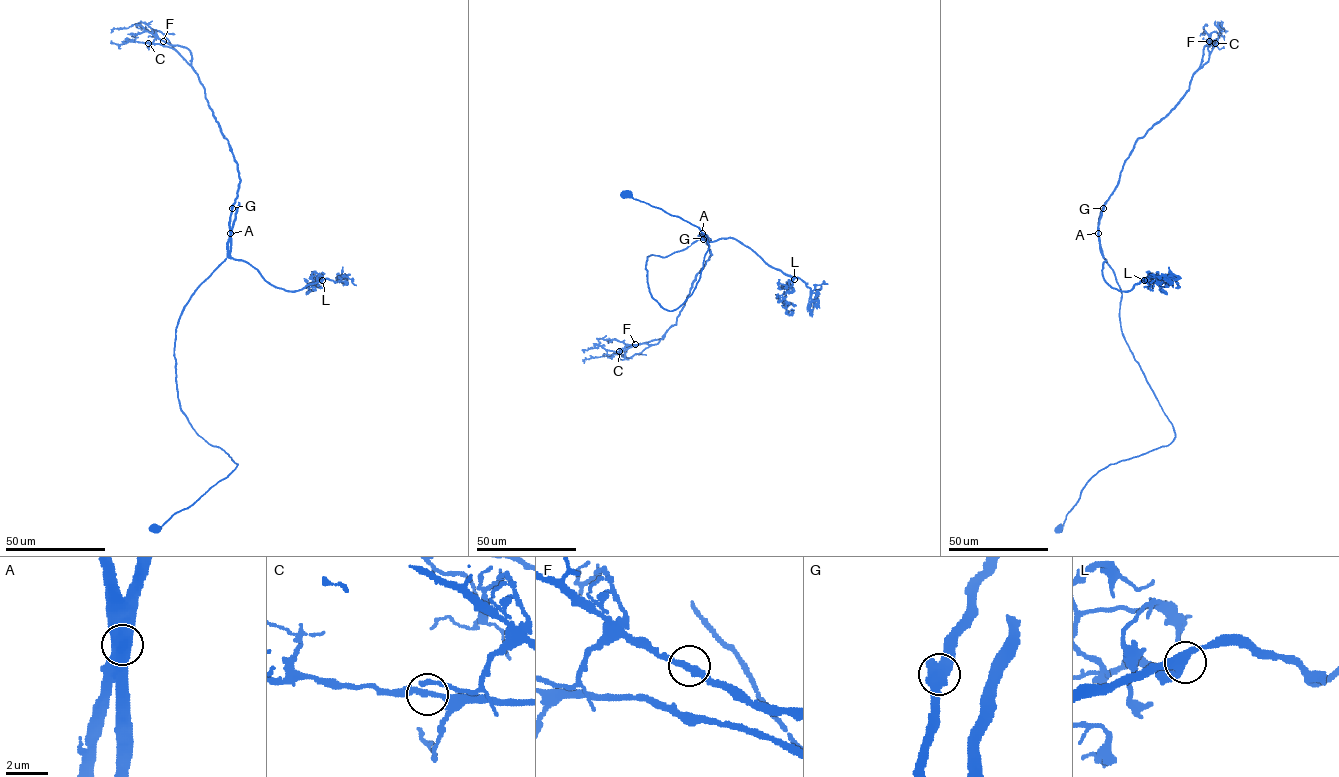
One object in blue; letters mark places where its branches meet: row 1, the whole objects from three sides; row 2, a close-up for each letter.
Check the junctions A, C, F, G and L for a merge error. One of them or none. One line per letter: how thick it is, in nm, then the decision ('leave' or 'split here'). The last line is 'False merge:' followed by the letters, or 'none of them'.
A: calibre 550 nm; split here
C: calibre 260 nm; leave
F: calibre 220 nm; leave
G: calibre 550 nm; leave
L: calibre 380 nm; leave
False merge: A

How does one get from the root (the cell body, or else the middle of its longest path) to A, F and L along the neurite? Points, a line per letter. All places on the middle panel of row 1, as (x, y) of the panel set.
A: (627, 193), (697, 227), (709, 245), (693, 293), (665, 309), (649, 292), (647, 258), (682, 250), (702, 233)
F: (627, 193), (709, 245), (693, 293), (664, 309), (648, 256), (701, 234), (711, 253), (676, 323), (635, 345)
L: (627, 193), (709, 245), (693, 293), (664, 309), (647, 258), (700, 239), (733, 238), (794, 279)

